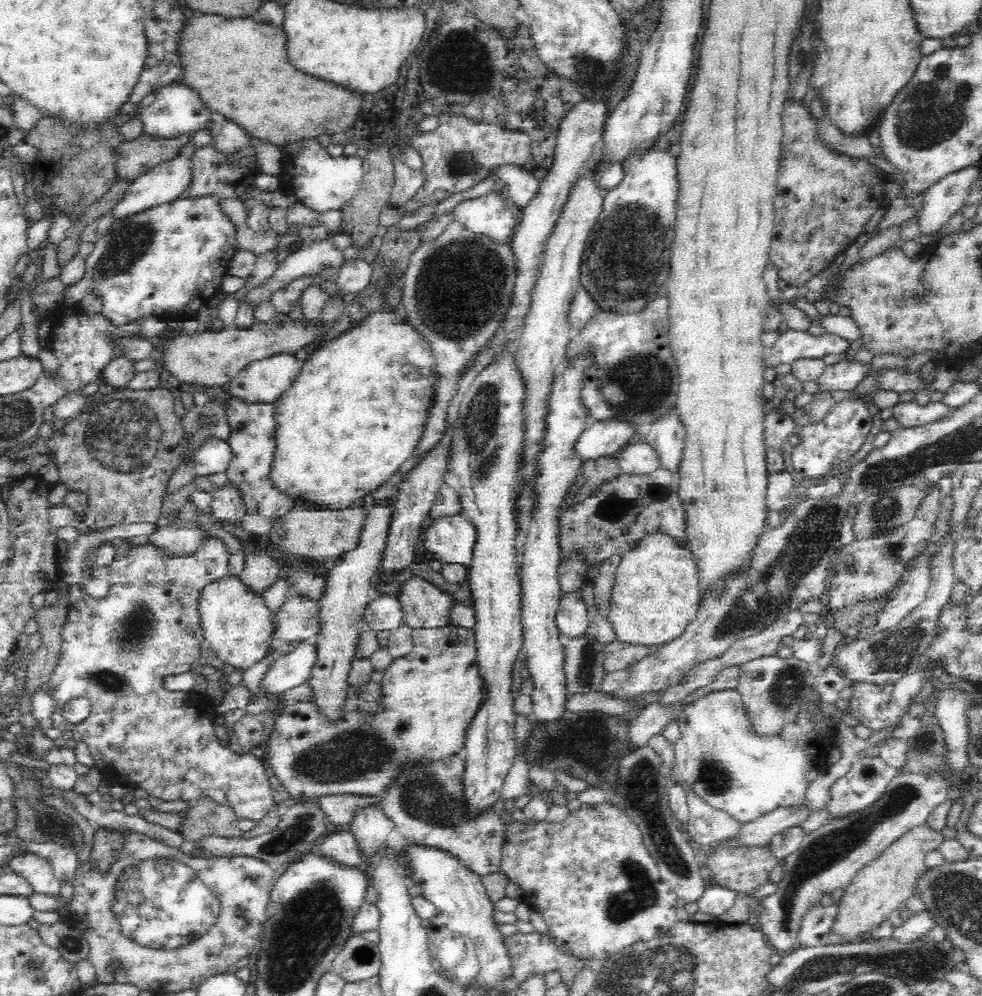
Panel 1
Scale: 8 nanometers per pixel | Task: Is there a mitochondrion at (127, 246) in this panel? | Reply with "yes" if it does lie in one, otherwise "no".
yes

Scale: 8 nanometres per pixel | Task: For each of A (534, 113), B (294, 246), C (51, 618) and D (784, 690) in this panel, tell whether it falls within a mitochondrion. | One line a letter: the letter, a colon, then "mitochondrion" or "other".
A: other
B: other
C: other
D: mitochondrion

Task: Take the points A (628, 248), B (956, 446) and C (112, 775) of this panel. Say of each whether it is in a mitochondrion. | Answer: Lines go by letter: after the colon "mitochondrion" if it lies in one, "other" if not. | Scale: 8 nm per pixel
A: mitochondrion
B: mitochondrion
C: other

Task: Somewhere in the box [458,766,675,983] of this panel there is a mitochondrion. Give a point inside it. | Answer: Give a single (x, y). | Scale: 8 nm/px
(635, 892)

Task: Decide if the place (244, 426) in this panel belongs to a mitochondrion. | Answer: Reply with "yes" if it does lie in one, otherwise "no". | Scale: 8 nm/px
yes

